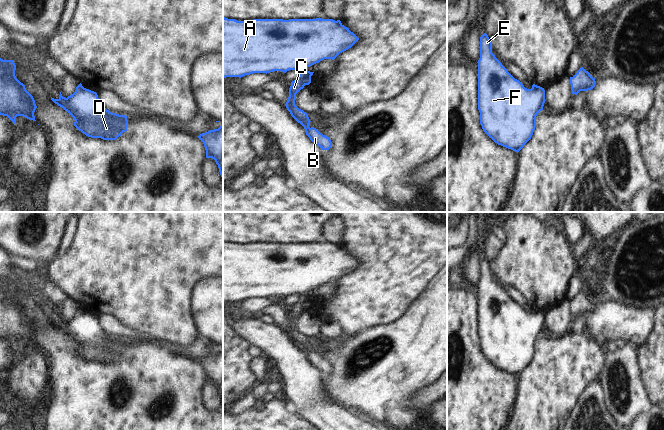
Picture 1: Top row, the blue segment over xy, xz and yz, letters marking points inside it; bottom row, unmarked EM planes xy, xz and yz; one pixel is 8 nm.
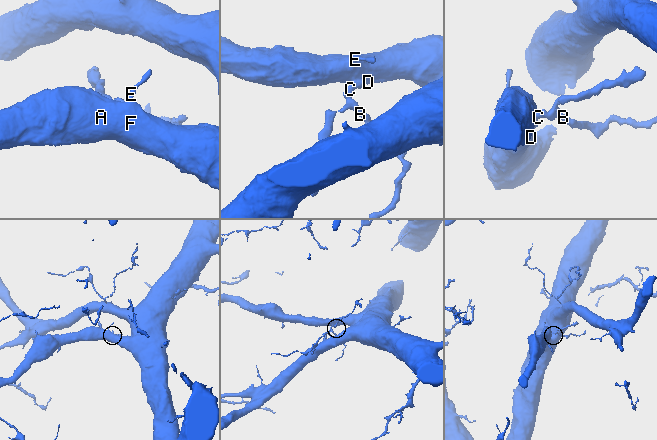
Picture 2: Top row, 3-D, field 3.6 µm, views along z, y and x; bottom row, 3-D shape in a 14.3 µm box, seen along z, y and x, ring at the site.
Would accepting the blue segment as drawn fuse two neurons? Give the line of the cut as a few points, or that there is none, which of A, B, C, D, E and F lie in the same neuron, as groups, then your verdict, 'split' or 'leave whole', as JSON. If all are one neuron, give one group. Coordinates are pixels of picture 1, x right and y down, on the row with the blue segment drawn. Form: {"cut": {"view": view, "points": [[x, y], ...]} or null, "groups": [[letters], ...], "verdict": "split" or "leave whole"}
{"cut": {"view": "xz", "points": [[301, 72], [305, 75], [304, 85]]}, "groups": [["A", "D", "E", "F"], ["B", "C"]], "verdict": "split"}

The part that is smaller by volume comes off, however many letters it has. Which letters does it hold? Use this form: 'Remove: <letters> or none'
Remove: B, C

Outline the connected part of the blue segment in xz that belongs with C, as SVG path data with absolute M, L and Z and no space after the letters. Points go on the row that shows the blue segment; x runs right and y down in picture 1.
M300 73L298 78L291 82L289 97L285 106L291 116L304 127L306 135L310 140L317 144L322 150L329 150L332 146L330 138L320 133L316 128L310 128L309 124L311 121L308 114L295 105L296 94L304 88L303 80L305 76L304 73Z

